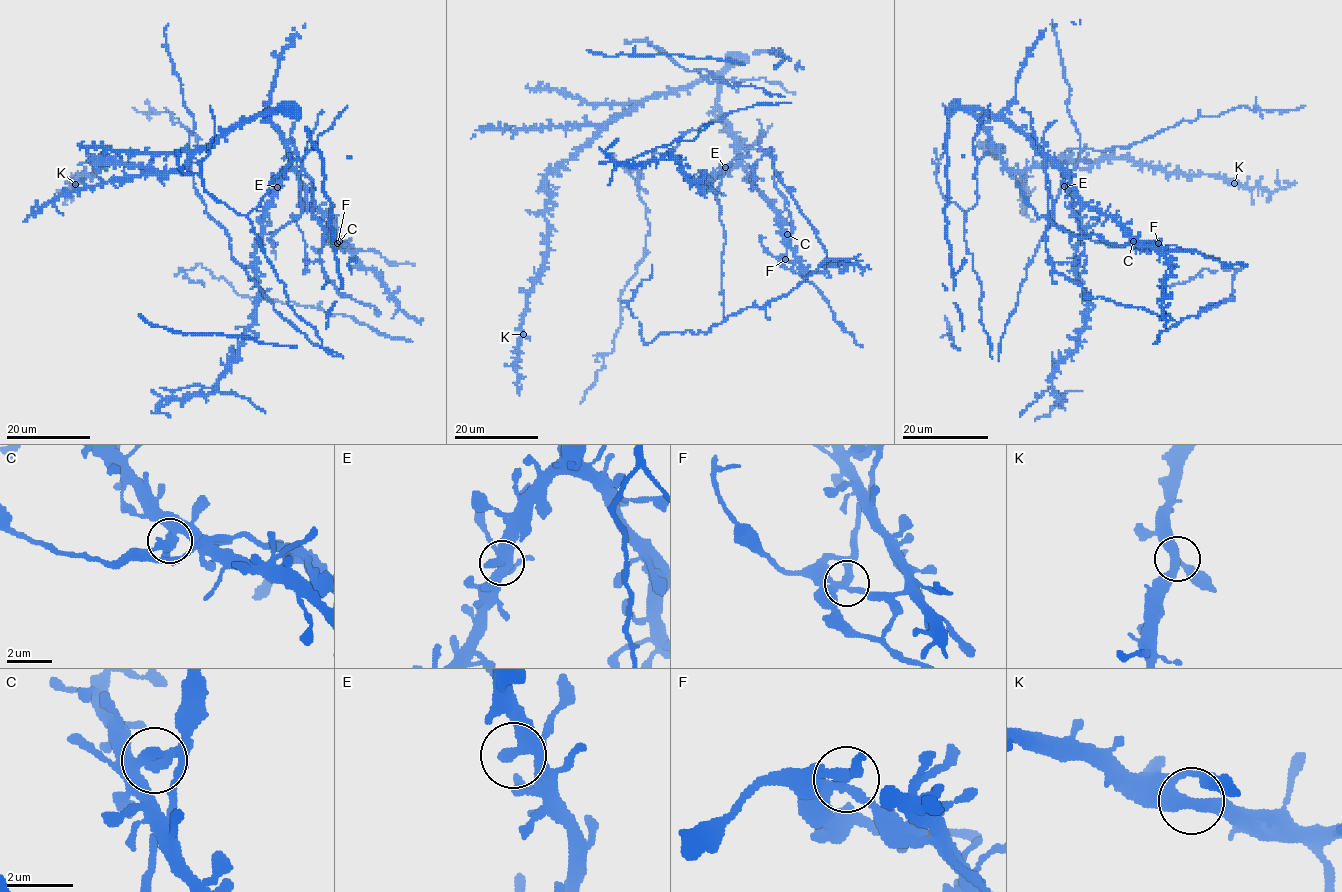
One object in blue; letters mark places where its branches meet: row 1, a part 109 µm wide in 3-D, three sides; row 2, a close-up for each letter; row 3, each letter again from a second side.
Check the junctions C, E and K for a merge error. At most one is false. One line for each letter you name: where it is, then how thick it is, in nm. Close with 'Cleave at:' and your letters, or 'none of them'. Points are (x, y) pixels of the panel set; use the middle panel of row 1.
C: place (787, 234); calibre 300 nm
Cleave at: C

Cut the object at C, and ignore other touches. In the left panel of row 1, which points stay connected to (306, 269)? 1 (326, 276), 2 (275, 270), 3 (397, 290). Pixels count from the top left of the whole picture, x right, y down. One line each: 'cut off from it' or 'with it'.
1: with it
2: cut off from it
3: cut off from it

